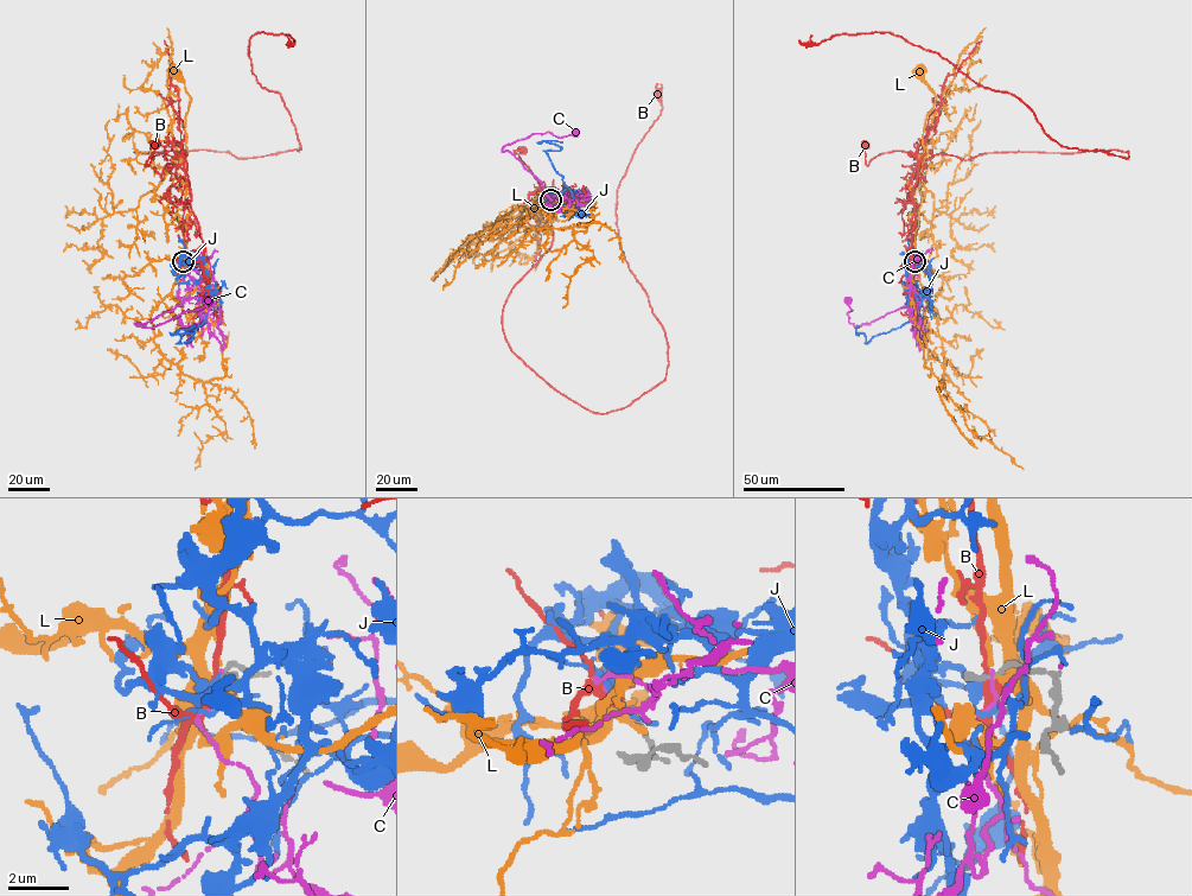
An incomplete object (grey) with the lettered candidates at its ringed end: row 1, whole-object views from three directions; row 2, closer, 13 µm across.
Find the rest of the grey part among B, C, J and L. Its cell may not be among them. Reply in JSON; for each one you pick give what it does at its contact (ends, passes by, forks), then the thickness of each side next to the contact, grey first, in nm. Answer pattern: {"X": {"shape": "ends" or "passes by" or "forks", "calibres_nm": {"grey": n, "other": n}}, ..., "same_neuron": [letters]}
{"same_neuron": []}

